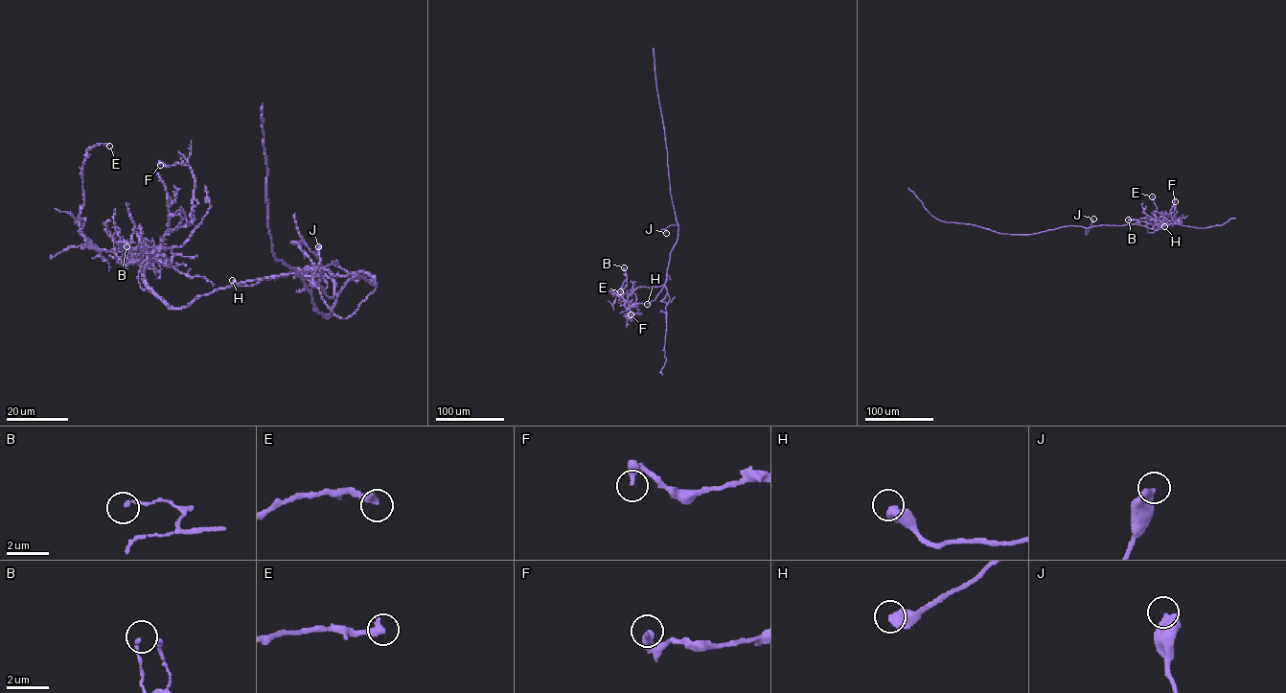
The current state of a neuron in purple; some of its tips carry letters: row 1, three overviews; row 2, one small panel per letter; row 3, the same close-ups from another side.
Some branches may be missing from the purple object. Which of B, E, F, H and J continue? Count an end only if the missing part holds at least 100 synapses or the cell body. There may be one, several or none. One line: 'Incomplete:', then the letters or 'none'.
Incomplete: none

